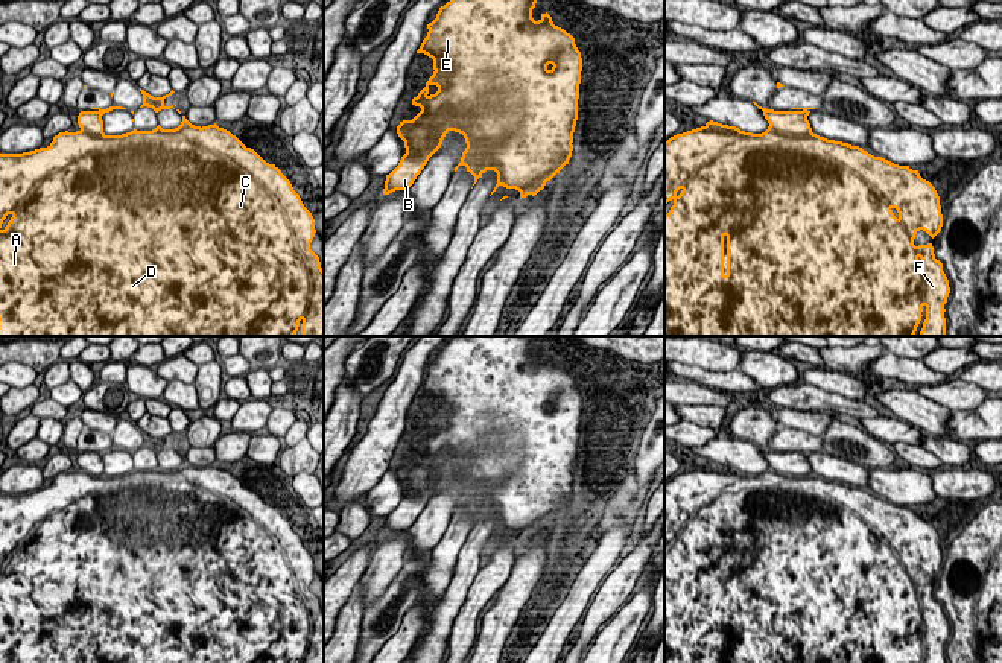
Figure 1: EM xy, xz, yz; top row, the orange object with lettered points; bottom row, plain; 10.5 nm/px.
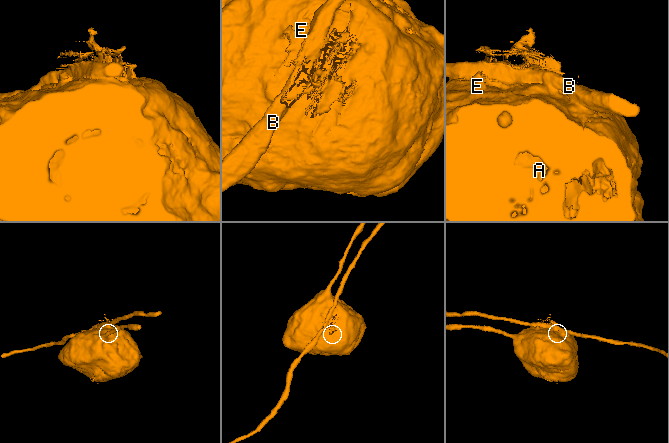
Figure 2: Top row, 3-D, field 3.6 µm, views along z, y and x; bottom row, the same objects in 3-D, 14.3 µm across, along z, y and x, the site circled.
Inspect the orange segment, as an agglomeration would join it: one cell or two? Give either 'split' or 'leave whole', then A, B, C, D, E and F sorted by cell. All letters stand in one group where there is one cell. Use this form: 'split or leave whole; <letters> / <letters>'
split; A C D E F / B

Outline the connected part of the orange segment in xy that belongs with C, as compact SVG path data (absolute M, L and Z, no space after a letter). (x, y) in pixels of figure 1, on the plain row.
M185 456L175 470L137 471L122 476L94 476L87 471L59 473L47 488L23 494L0 494L0 663L324 663L324 610L319 598L310 590L315 578L315 560L304 547L290 522L275 505L266 503L254 490L246 488L230 471L216 464L195 467Z

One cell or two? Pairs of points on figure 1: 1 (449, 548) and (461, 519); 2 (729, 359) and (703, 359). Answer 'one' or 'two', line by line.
1: one
2: one

